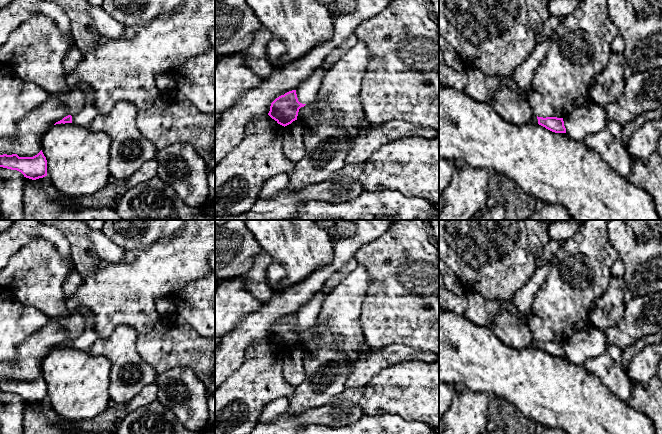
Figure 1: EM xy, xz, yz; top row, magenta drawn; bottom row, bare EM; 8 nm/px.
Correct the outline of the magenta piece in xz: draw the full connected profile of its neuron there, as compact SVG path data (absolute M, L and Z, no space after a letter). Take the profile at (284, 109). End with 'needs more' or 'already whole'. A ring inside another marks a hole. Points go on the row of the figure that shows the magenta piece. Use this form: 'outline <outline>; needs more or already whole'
outline M319 67L296 90L276 98L271 103L268 115L284 127L297 120L299 109L317 98L326 71L325 67Z; needs more

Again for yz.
outline M533 116L531 122L539 124L555 133L566 133L563 118Z; needs more

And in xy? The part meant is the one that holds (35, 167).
outline M42 150L33 157L19 157L17 154L0 155L0 167L17 170L32 180L47 176L47 160Z; already whole

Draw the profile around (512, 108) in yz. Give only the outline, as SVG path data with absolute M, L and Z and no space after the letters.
M509 88L499 90L491 105L505 121L515 125L527 124L534 116L528 100L520 98Z

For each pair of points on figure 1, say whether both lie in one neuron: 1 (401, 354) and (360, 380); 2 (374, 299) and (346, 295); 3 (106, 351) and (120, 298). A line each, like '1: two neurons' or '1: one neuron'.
1: one neuron
2: two neurons
3: two neurons

